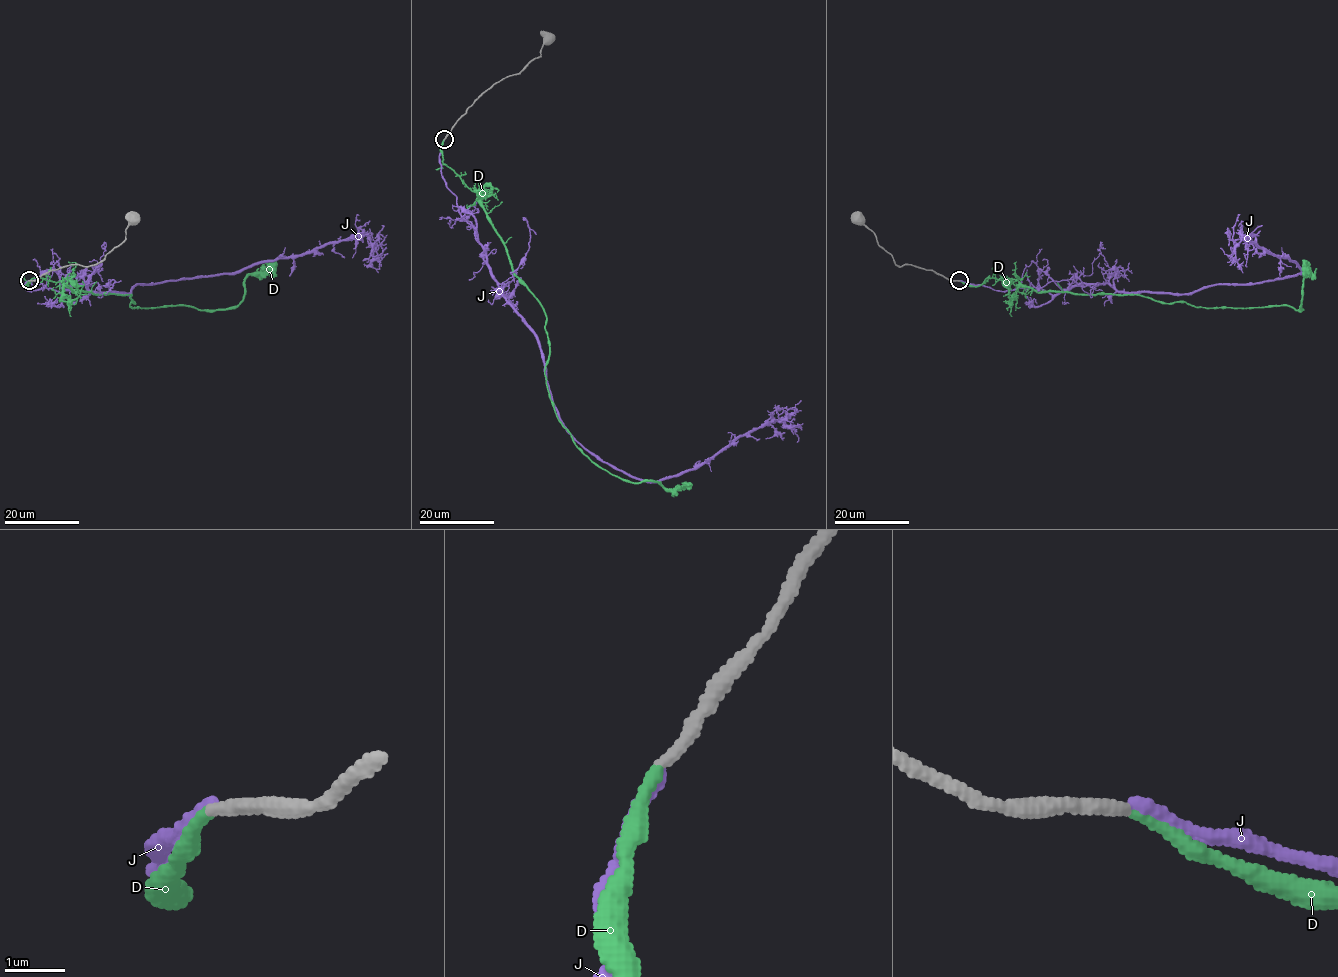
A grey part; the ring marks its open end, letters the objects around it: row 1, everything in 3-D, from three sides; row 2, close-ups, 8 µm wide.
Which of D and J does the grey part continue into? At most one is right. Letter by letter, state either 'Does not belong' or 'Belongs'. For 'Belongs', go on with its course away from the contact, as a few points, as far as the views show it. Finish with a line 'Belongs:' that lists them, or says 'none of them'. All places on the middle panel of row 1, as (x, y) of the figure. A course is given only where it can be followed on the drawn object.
D: Belongs. Its course: (444, 139), (443, 162), (478, 194), (512, 270), (543, 310), (546, 387), (573, 442), (623, 479), (691, 484)
J: Does not belong
Belongs: D

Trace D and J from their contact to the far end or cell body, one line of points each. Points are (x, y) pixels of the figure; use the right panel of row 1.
D: (959, 281), (980, 286), (987, 278), (1014, 280), (1038, 291), (1207, 308), (1302, 309), (1304, 260)
J: (959, 281), (1051, 294), (1107, 283), (1120, 291), (1185, 294), (1301, 271), (1241, 233), (1245, 246), (1262, 225)

